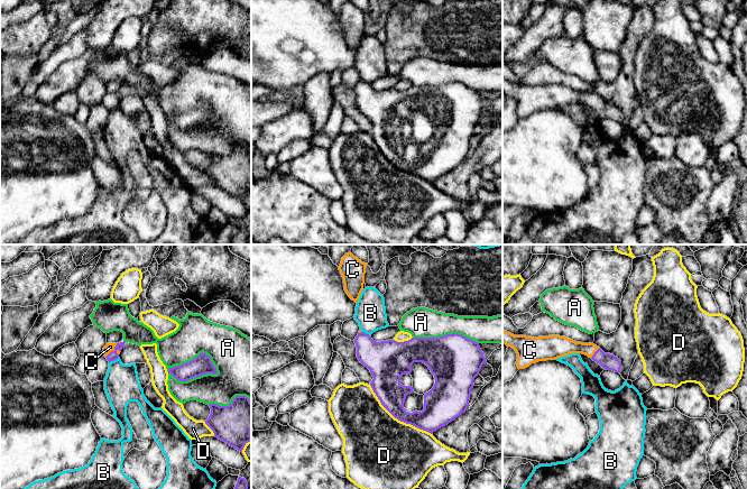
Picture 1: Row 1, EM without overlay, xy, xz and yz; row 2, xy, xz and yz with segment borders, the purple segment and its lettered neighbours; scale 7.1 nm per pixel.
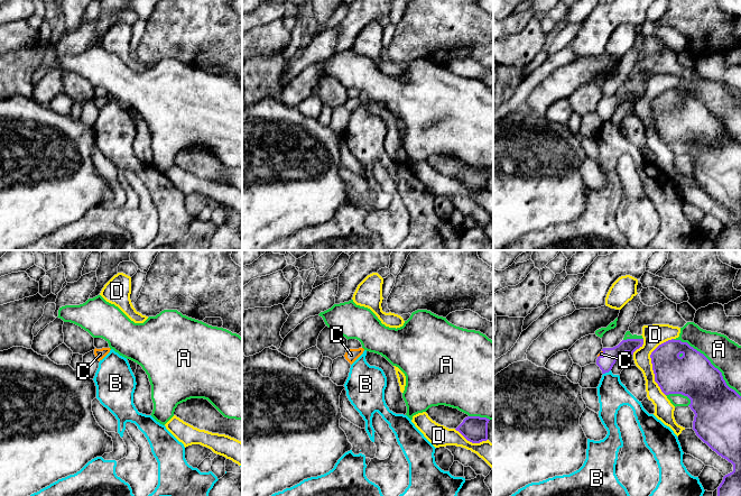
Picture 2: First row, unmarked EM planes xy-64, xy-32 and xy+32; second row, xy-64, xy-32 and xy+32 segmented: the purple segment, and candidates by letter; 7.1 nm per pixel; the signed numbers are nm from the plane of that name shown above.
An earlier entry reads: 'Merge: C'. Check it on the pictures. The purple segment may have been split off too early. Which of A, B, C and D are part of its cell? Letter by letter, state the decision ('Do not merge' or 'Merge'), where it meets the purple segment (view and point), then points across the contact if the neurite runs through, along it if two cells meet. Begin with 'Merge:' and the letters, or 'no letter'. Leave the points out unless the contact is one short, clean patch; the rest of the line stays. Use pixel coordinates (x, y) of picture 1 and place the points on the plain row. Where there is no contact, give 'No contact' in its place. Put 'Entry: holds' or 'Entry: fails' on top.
Entry: holds
Merge: C
A: Do not merge. Touches purple at xy (193, 126)
B: Do not merge. Touches purple at xy (113, 109)
C: Merge. Touches purple at xy (112, 100). Path across: xy (112, 104), (112, 100), (110, 95)
D: Do not merge. Touches purple at xz (397, 167)

